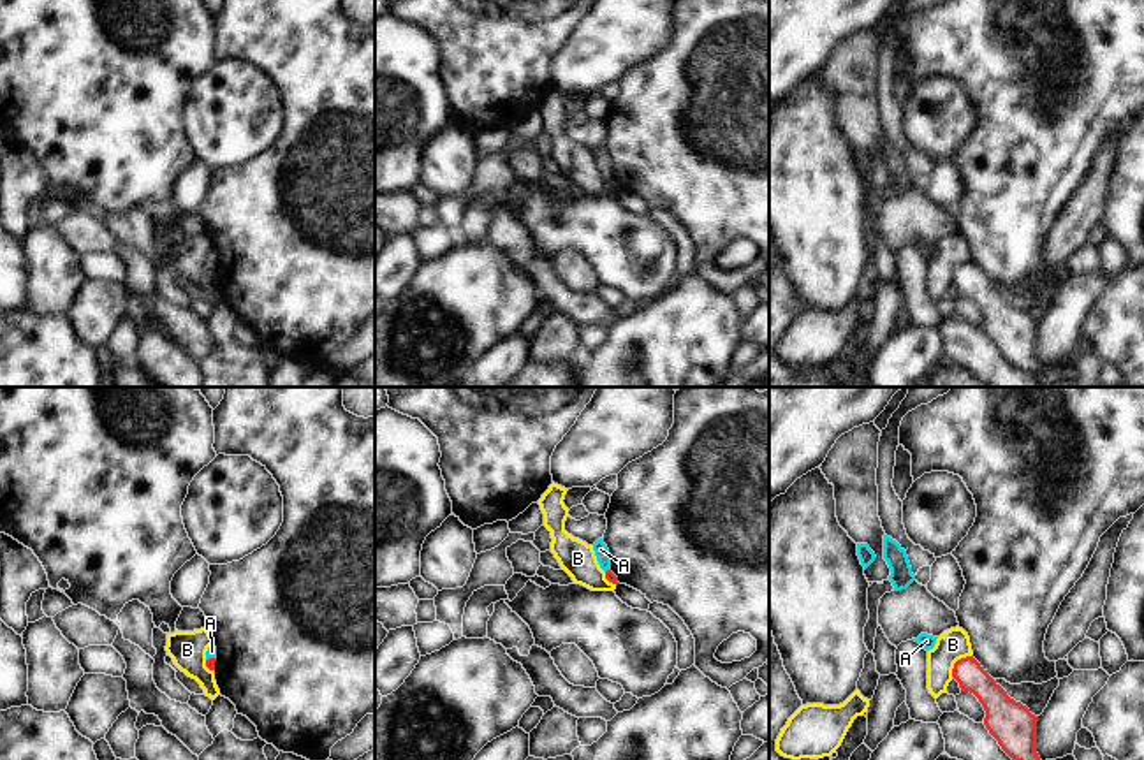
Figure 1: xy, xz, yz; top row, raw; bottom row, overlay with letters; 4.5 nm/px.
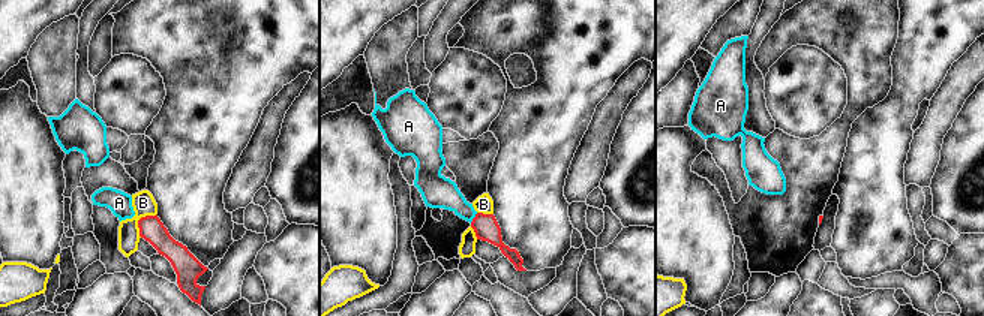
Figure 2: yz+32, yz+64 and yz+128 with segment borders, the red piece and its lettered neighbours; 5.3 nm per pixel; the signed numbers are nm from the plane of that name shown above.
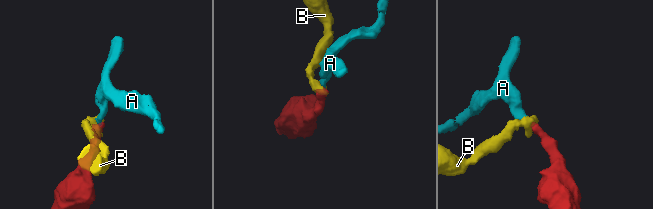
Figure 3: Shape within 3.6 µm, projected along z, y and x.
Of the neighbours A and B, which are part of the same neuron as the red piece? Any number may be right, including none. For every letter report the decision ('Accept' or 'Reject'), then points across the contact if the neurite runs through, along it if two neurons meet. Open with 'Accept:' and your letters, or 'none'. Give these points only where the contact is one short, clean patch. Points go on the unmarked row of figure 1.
Accept: A
A: Accept. Path across: xy (210, 270), (210, 264), (212, 257)
B: Reject. Boundary: yz (970, 261), (954, 270), (951, 282)

